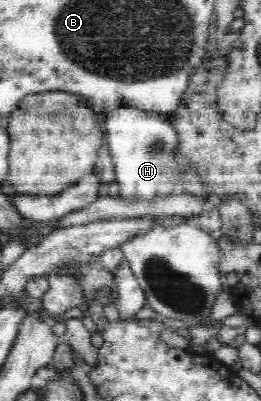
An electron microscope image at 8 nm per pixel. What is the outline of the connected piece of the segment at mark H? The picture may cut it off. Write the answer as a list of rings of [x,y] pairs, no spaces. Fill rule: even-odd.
[[[120,105],[112,112],[104,114],[105,138],[115,170],[113,182],[118,184],[119,196],[126,200],[154,200],[156,196],[172,194],[191,194],[206,196],[206,185],[187,170],[185,162],[173,160],[177,146],[177,134],[168,118],[148,109],[136,109],[130,105]],[[190,171],[188,176],[179,176],[179,172]]]

